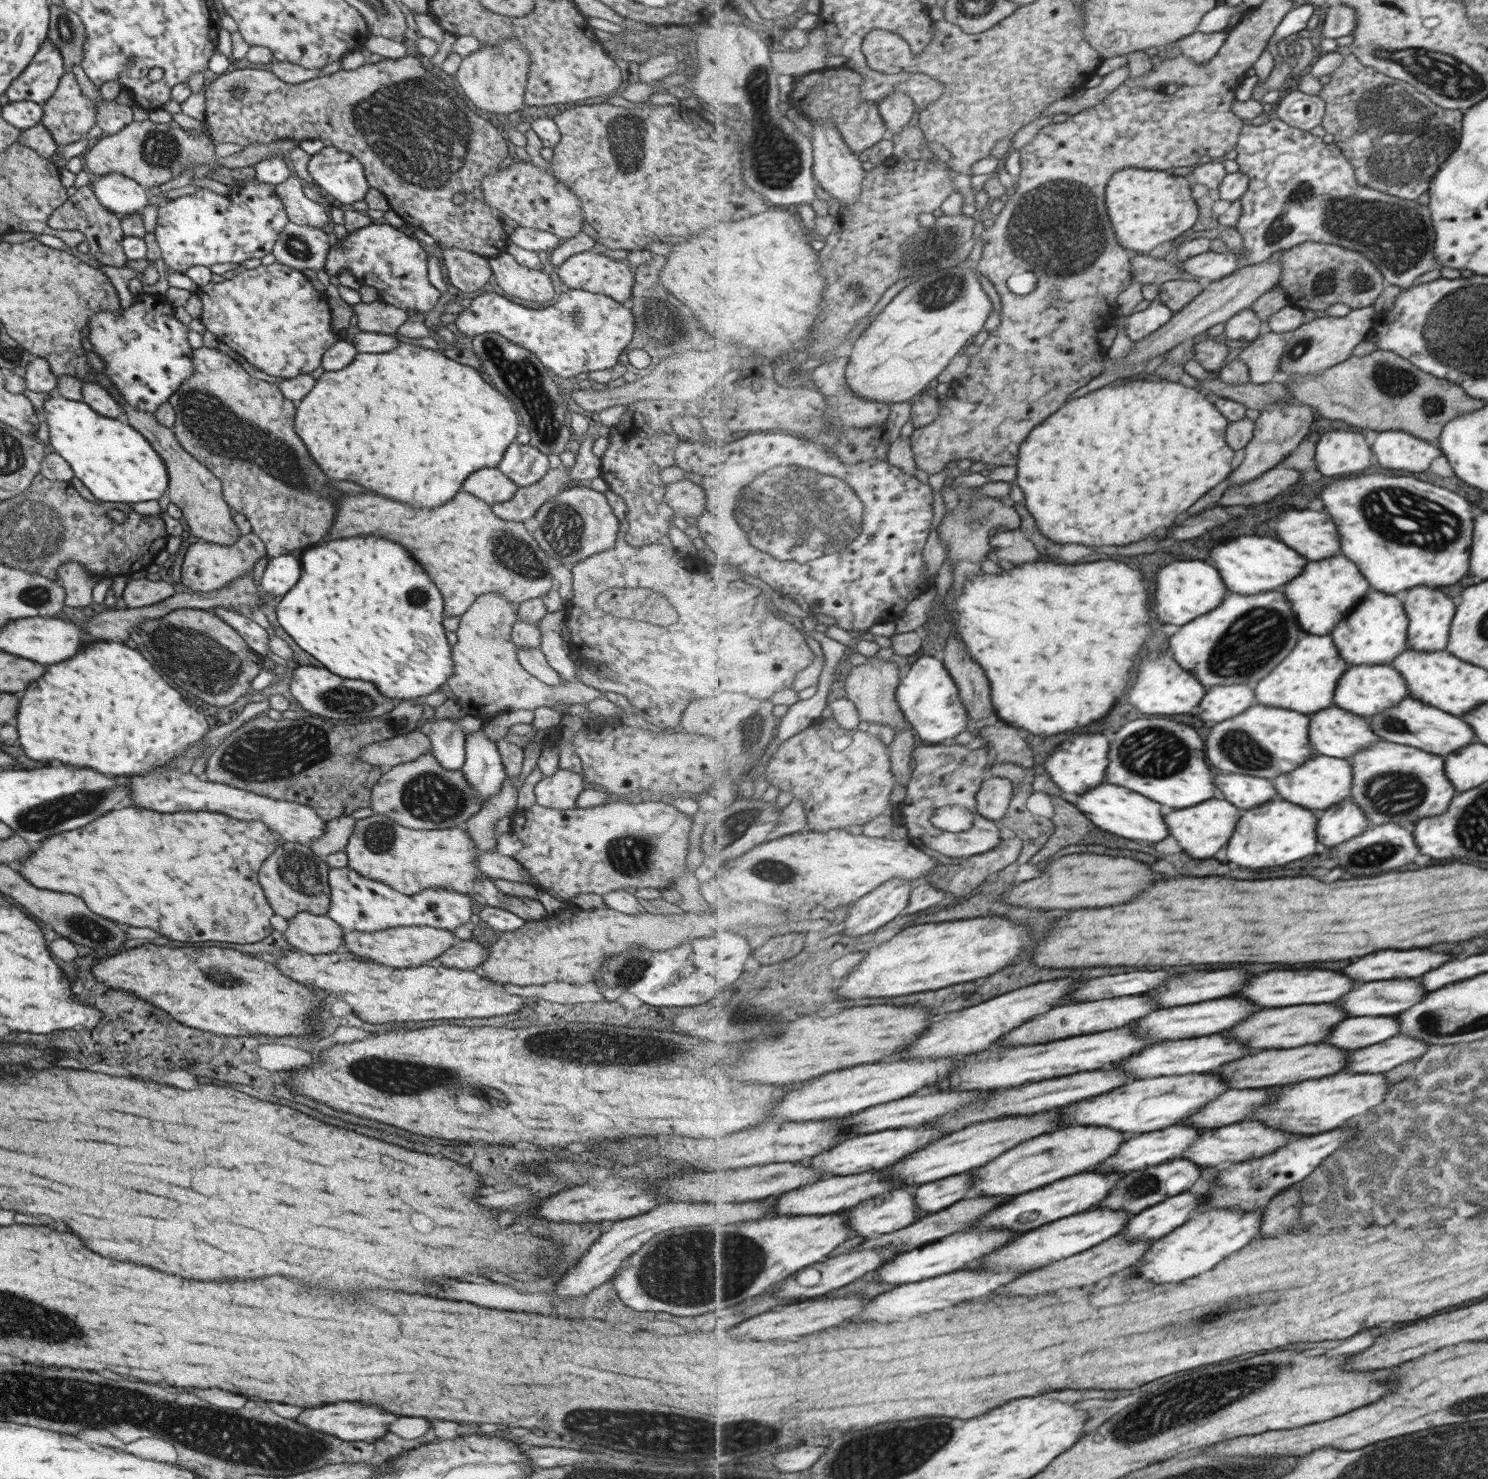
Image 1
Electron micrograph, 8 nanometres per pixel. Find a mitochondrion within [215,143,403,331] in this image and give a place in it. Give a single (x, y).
(298, 246)

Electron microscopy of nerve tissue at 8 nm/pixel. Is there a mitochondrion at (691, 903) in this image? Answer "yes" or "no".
no

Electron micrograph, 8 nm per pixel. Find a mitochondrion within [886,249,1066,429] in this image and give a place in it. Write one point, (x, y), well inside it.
(937, 294)

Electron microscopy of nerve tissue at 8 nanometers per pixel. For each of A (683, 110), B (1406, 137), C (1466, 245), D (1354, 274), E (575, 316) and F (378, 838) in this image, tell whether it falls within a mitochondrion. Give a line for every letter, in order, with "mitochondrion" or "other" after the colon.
A: other
B: mitochondrion
C: other
D: mitochondrion
E: mitochondrion
F: mitochondrion

